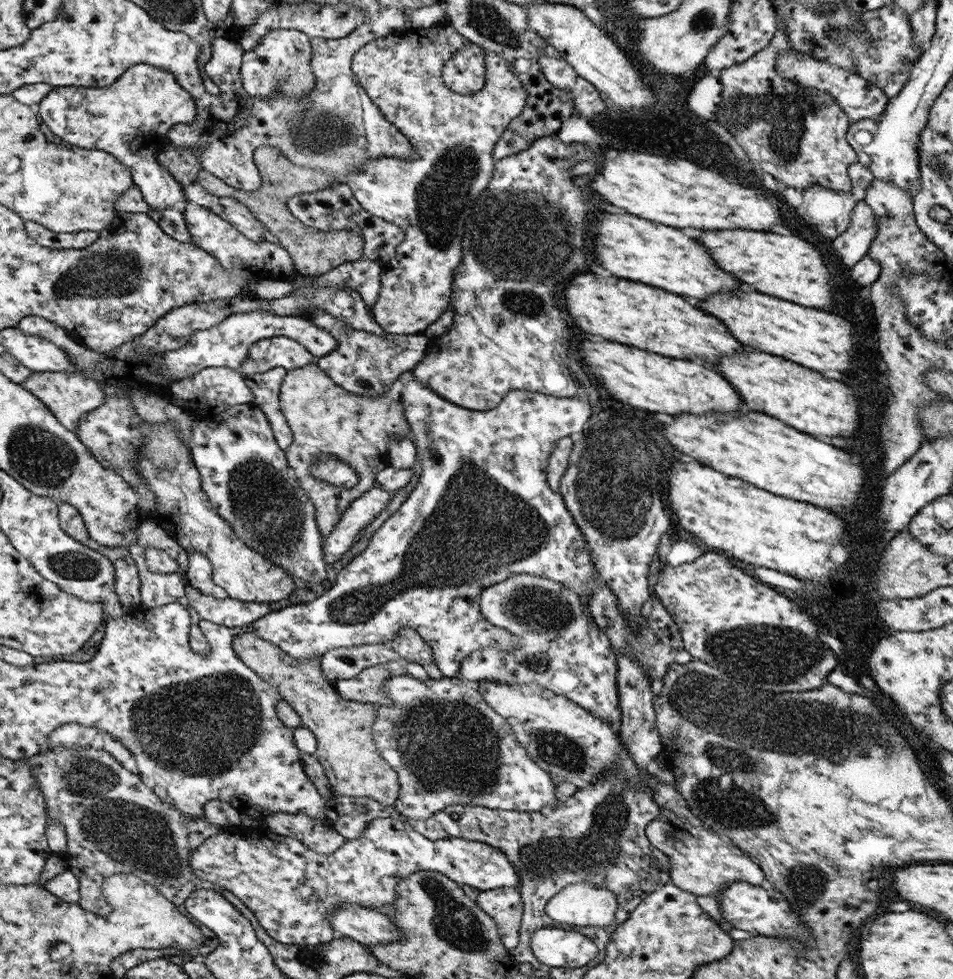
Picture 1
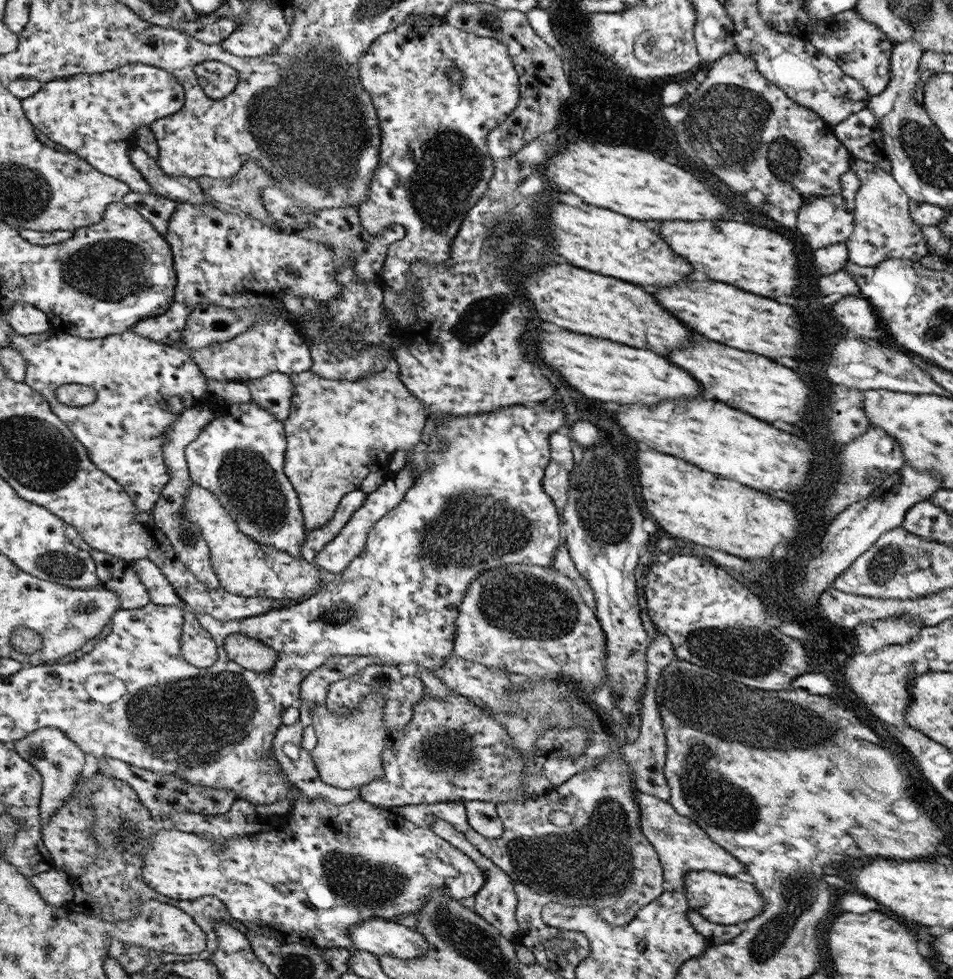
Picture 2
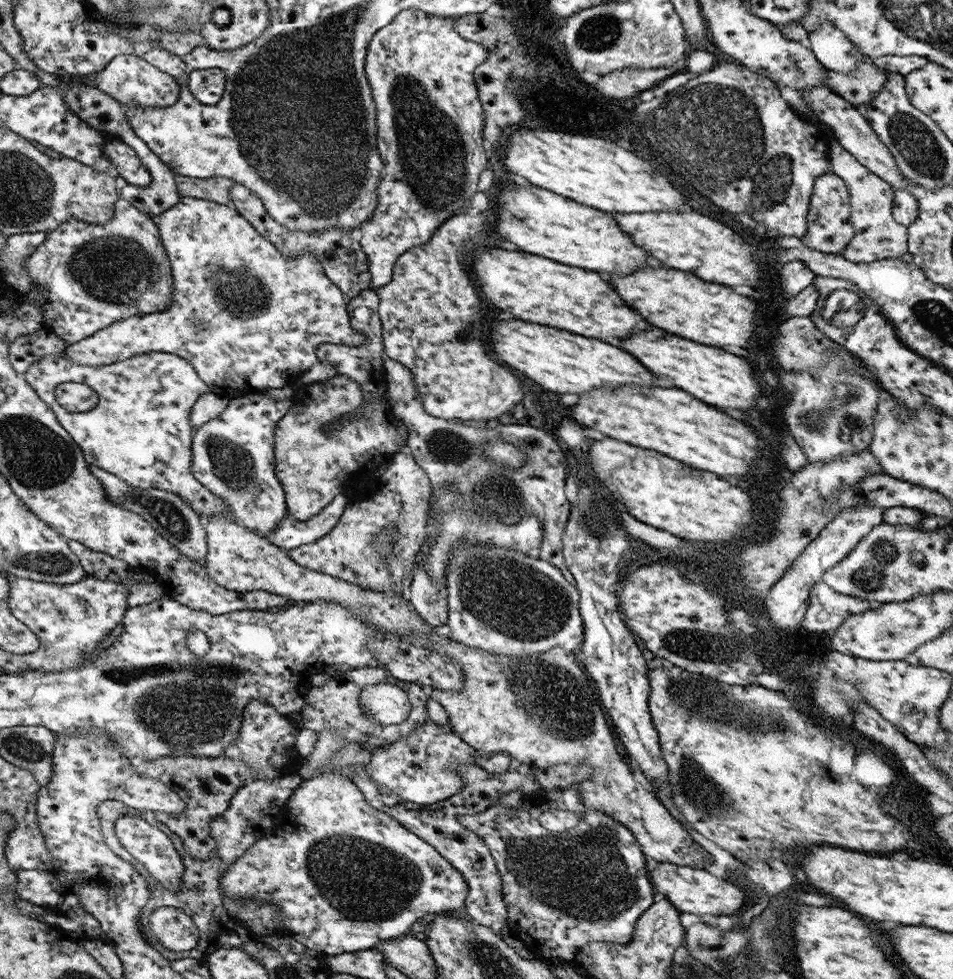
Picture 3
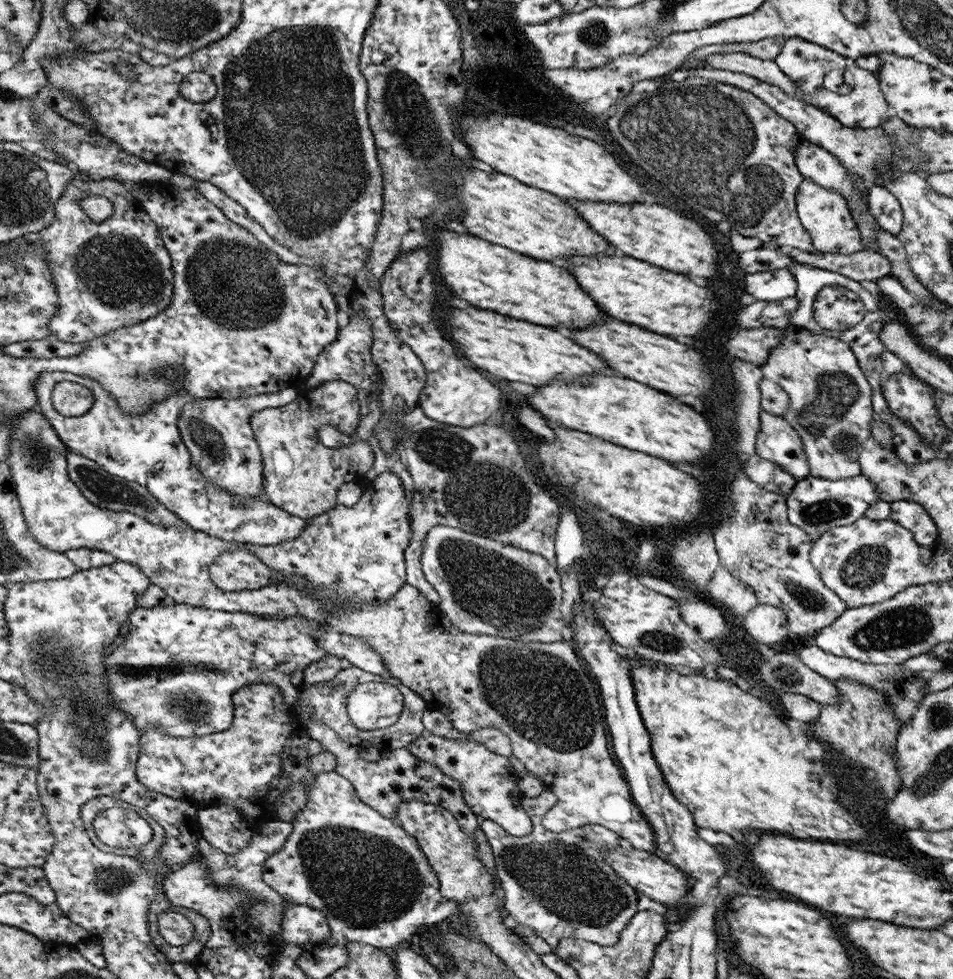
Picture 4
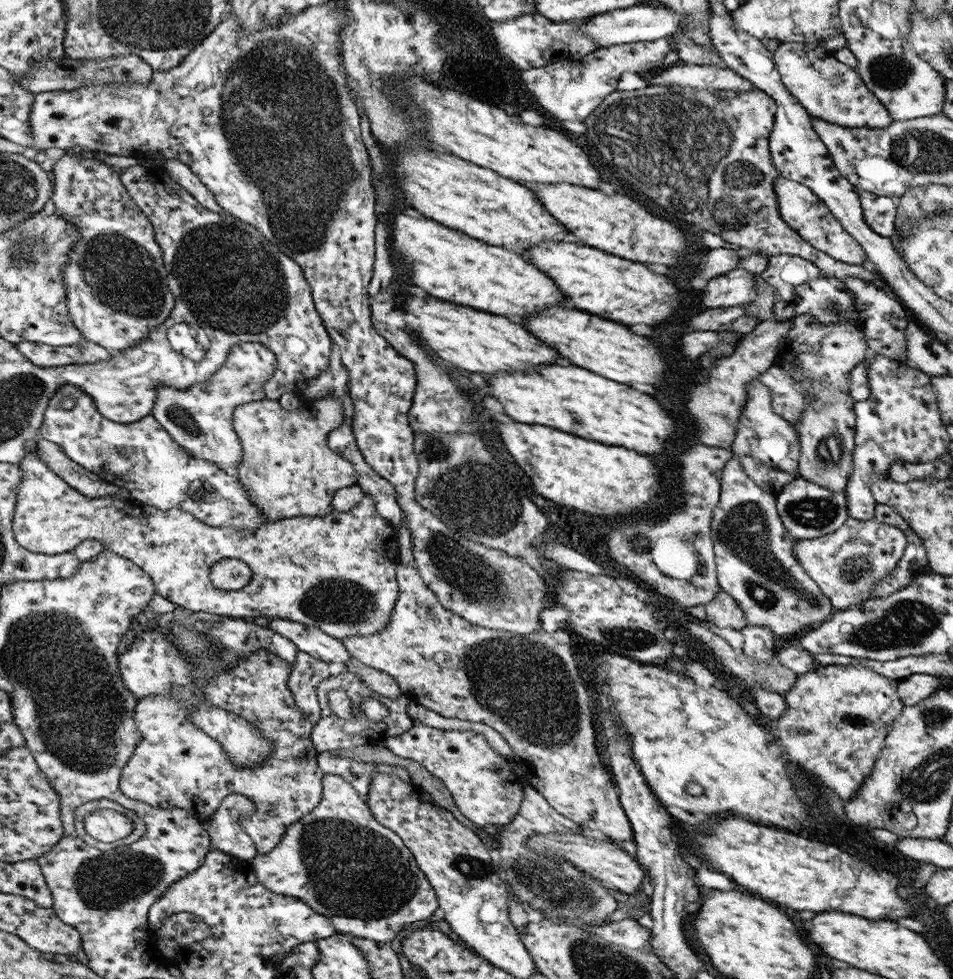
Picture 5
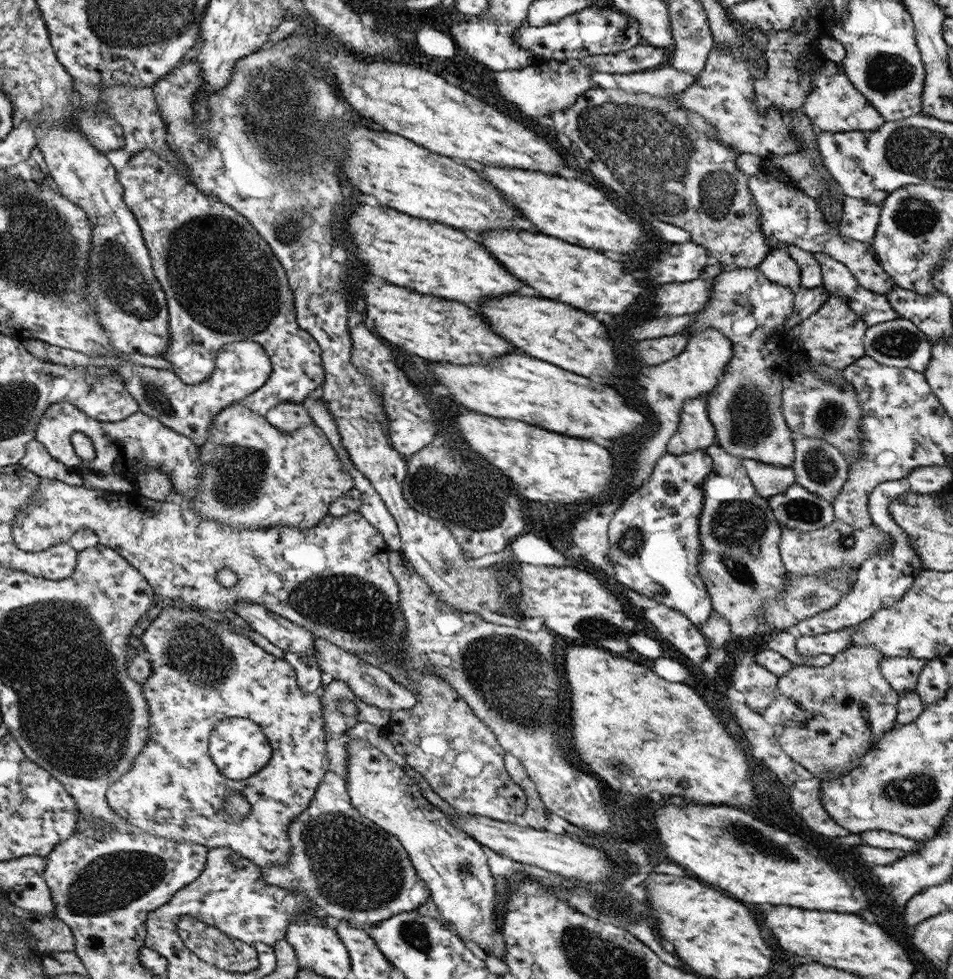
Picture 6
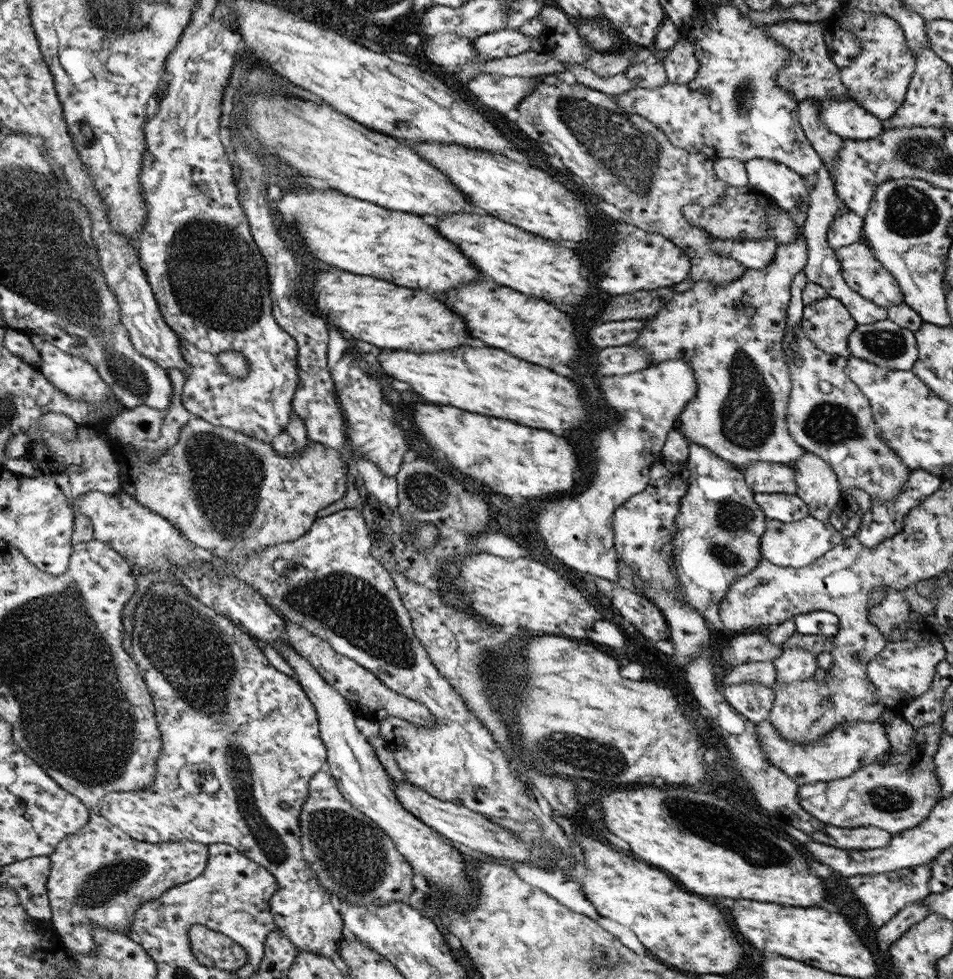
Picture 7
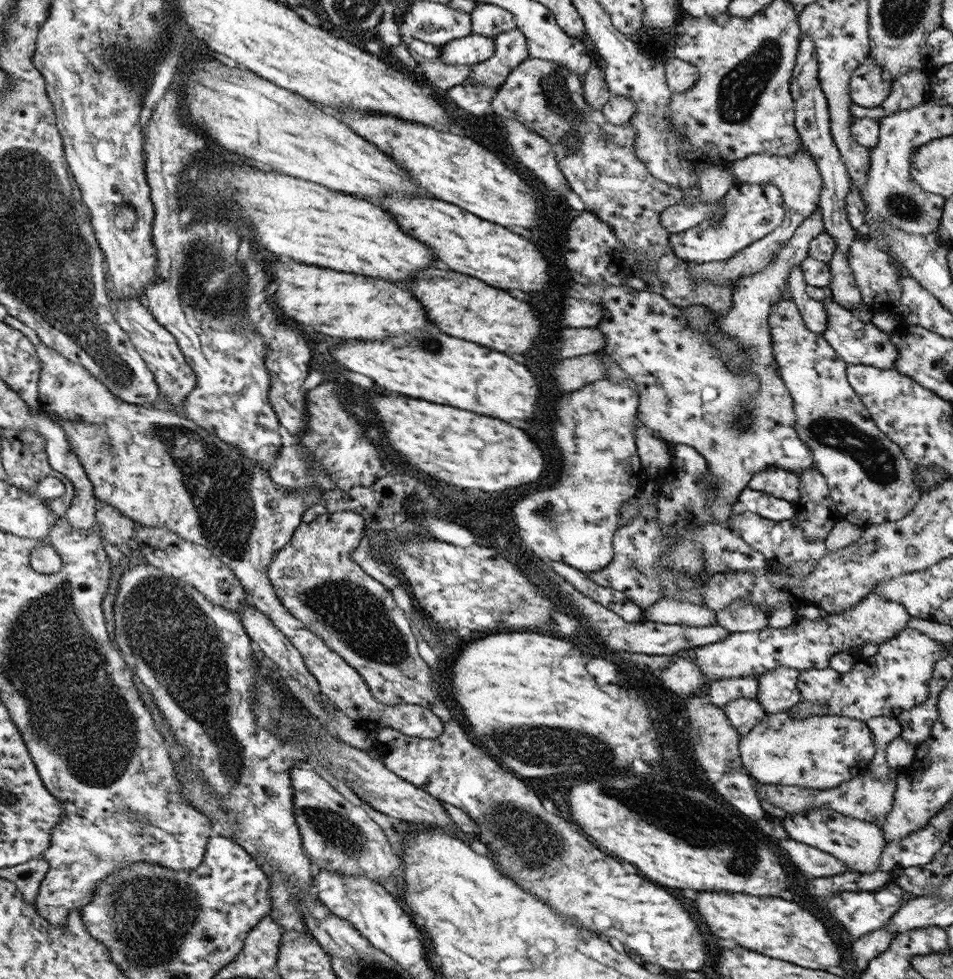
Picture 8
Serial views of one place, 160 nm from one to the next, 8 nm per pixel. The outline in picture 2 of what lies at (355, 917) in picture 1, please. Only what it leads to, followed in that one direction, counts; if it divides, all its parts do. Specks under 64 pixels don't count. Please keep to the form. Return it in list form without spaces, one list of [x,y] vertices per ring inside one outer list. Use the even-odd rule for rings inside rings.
[[[371,918],[351,928],[353,949],[361,949],[374,955],[390,955],[410,960],[428,953],[427,939],[405,925],[388,922],[383,918]]]

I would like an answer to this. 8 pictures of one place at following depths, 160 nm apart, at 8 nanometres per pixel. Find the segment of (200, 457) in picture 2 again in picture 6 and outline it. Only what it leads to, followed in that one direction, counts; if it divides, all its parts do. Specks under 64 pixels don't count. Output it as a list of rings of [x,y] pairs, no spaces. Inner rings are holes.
[[[237,341],[223,346],[215,362],[215,372],[198,384],[185,383],[174,371],[137,365],[132,361],[122,361],[113,369],[119,374],[128,394],[138,403],[140,412],[152,415],[164,426],[201,445],[211,437],[211,426],[219,412],[262,388],[274,367],[264,346]]]

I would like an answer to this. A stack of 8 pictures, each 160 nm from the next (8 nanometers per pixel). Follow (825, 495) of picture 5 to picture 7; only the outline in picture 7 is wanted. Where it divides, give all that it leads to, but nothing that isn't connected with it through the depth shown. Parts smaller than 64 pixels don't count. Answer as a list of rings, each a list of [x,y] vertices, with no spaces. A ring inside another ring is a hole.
[[[755,493],[755,501],[765,511],[768,519],[792,522],[809,516],[807,504],[797,493]]]

